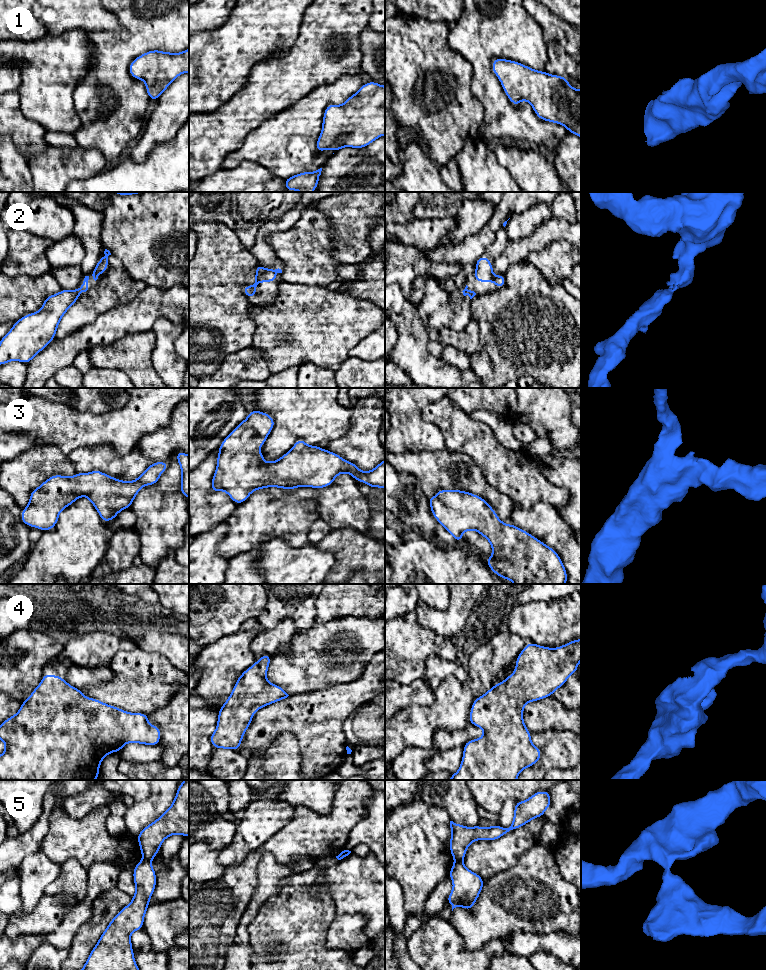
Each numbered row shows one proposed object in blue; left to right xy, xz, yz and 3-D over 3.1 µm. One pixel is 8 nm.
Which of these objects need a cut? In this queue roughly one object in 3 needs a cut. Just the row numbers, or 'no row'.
5

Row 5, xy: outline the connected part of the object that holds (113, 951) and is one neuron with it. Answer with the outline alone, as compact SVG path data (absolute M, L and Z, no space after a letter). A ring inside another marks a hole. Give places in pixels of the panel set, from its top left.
M143 859L138 862L133 870L133 878L136 892L131 903L123 907L111 920L81 970L139 970L134 959L130 936L134 931L143 929L146 910L150 905L149 900L156 888L156 872L151 861Z

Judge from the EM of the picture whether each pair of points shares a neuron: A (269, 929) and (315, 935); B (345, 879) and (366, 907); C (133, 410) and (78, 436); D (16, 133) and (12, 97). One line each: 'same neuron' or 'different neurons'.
A: same neuron
B: same neuron
C: same neuron
D: same neuron

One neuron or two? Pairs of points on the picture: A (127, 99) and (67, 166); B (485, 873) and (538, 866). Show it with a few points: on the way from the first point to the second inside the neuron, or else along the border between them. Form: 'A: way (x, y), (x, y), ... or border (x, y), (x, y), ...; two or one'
A: border (78, 145), (84, 148), (96, 148), (104, 159); two
B: border (520, 858), (514, 865), (491, 875), (484, 882); two

